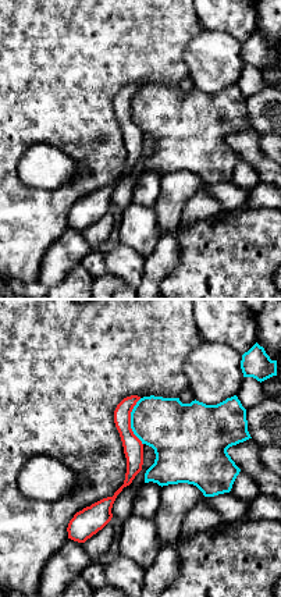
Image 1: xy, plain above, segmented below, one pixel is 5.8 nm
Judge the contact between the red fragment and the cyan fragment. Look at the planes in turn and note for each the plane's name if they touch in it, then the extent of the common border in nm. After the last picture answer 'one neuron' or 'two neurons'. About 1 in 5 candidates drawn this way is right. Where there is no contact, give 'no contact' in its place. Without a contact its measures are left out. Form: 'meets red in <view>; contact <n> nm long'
meets red in xy; contact 280 nm long

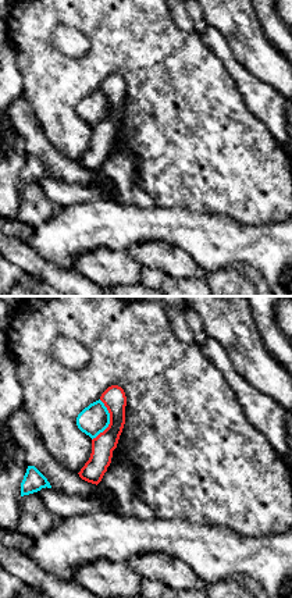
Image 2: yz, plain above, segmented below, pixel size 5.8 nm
meets red in yz; contact 240 nm long

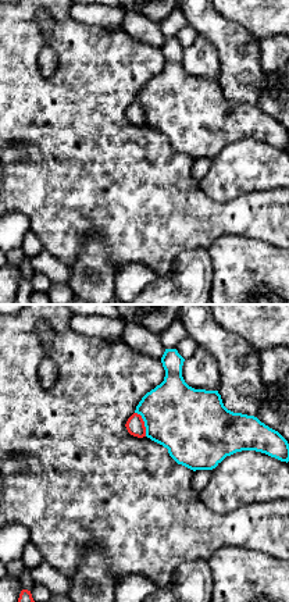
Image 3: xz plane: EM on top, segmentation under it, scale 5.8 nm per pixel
meets red in xz; contact 160 nm long

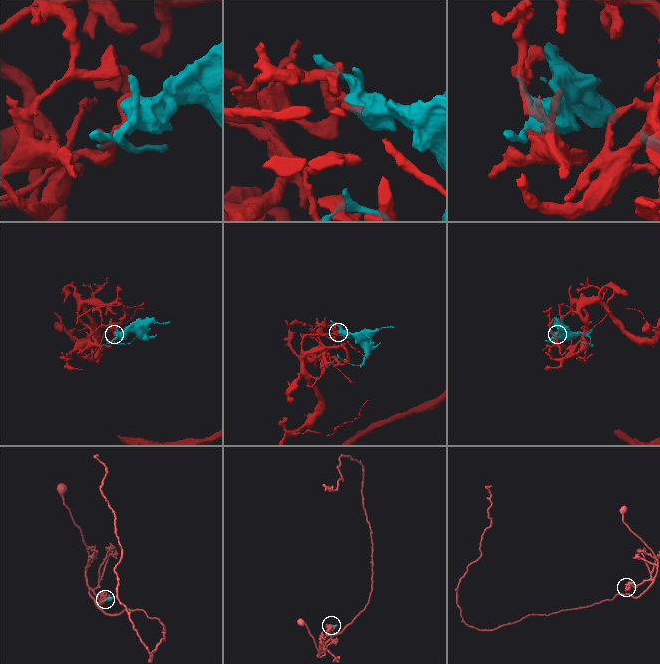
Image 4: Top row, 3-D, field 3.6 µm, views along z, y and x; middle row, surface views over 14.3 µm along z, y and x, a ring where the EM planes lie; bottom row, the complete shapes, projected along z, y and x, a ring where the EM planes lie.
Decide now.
two neurons

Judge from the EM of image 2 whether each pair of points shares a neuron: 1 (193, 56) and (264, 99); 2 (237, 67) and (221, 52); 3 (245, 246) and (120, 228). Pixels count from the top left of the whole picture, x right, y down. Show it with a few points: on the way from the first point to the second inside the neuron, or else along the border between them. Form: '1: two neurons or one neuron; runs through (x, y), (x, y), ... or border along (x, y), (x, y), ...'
1: two neurons; border along (216, 54), (232, 78), (249, 110)
2: one neuron; runs through (232, 63), (225, 56)
3: one neuron; runs through (214, 241), (182, 228), (150, 228)

